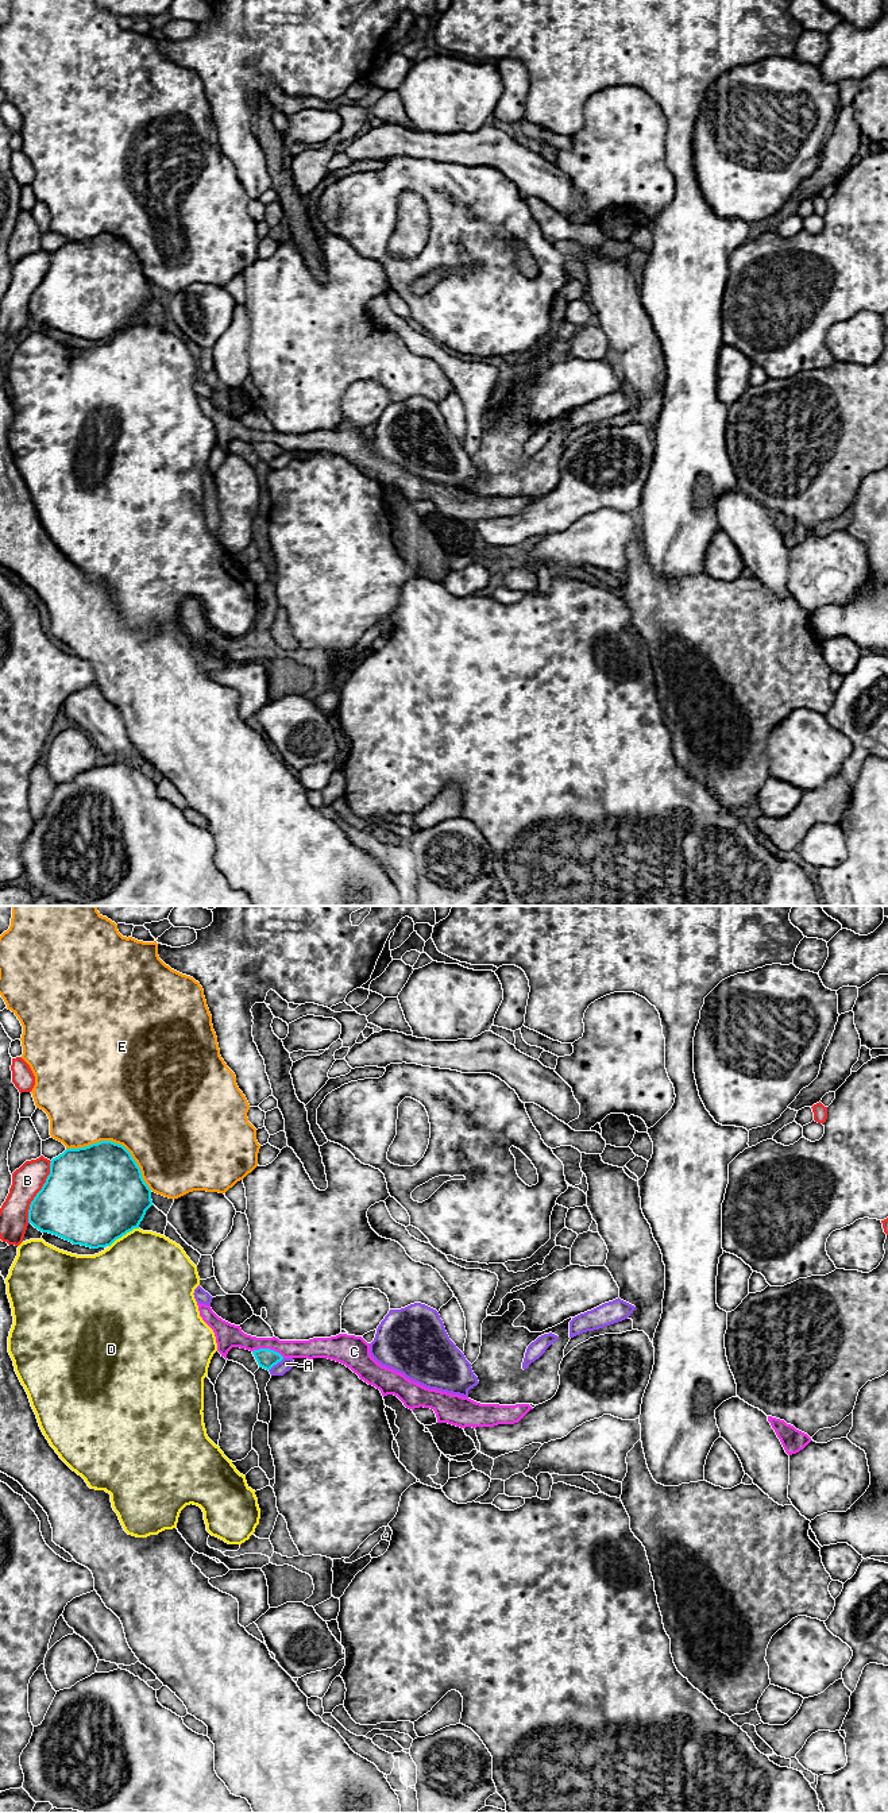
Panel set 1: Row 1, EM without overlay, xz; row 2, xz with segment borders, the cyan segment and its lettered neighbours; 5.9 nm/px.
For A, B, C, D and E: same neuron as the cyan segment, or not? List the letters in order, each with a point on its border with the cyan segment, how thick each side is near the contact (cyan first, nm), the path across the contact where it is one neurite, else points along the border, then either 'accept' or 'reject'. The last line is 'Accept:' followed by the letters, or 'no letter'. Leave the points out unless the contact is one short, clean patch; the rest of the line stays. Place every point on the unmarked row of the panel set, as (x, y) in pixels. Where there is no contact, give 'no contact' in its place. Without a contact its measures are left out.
A: xz (275, 456) | 120/80 nm | reject
B: xz (38, 285) | 460/180 nm | reject
C: xz (269, 442) | 120/140 nm | reject
D: xz (123, 327) | 500/480 nm | reject
E: xz (116, 236) | 480/500 nm | reject
Accept: no letter

